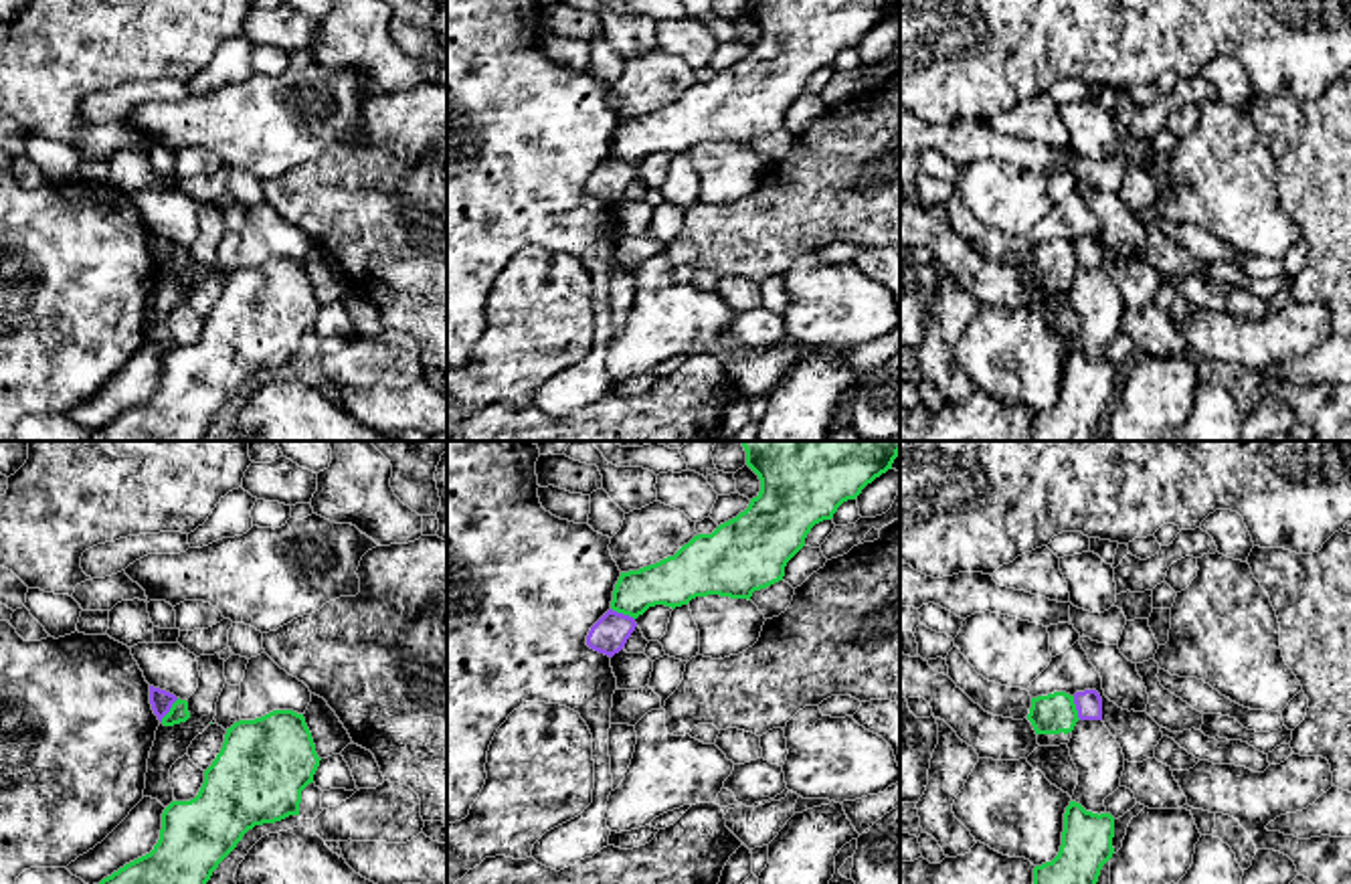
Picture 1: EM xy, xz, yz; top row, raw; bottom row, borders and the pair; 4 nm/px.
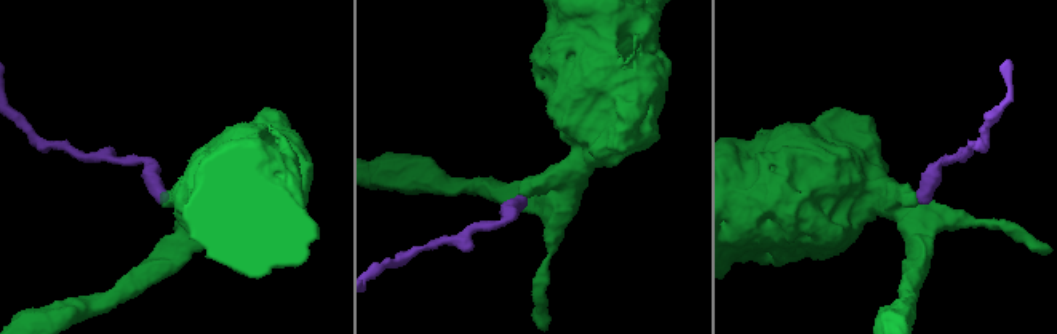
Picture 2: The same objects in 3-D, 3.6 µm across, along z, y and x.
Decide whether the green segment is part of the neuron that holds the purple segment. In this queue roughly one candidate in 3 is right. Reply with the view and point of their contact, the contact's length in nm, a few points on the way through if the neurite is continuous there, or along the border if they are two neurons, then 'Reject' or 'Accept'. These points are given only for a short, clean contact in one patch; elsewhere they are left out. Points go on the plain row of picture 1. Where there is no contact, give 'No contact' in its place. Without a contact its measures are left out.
Touches purple at xy (168, 257). Shared border 120 nm. Boundary: xy (178, 245), (160, 268). Reject

